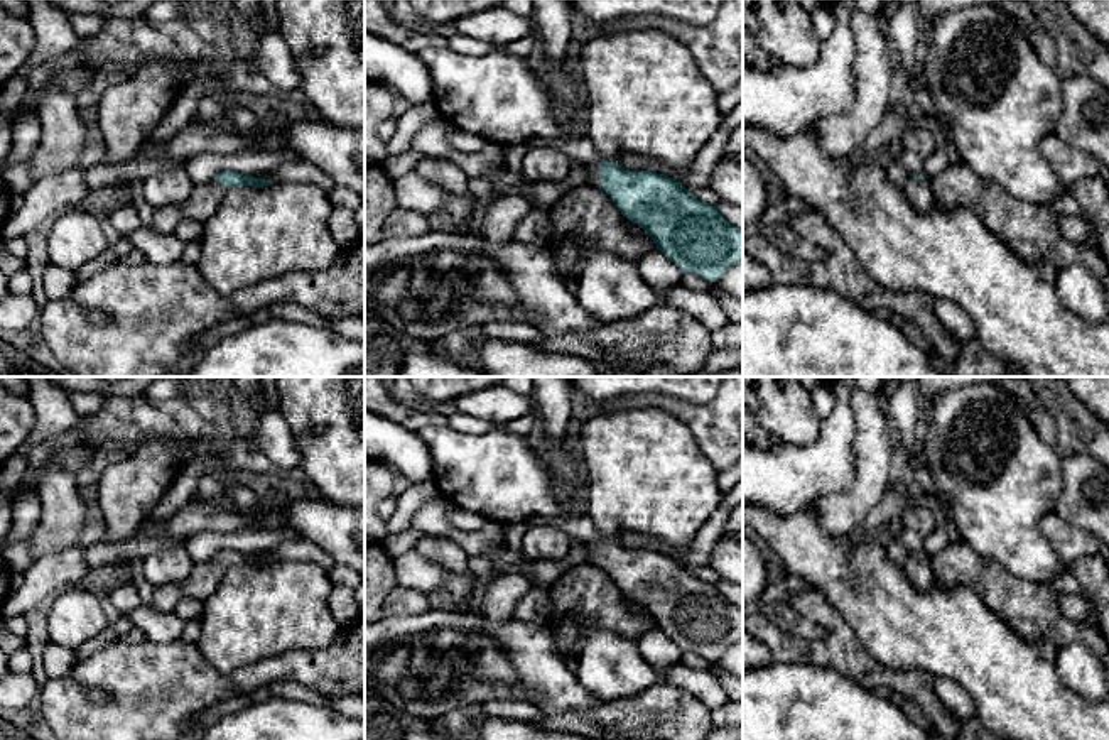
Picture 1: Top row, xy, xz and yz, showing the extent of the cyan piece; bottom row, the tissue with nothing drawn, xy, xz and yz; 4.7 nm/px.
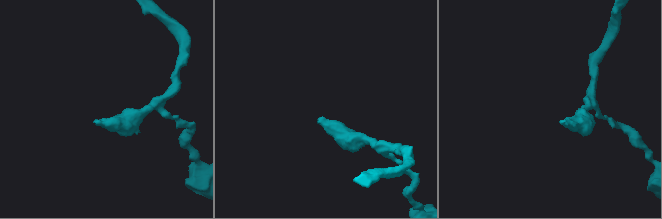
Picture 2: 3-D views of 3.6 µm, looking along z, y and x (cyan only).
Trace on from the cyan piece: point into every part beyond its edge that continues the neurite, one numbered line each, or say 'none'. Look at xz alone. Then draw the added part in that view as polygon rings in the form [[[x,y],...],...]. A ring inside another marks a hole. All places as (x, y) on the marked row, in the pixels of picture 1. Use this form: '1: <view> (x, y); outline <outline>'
1: xz (593, 176); outline [[[599,162],[587,164],[587,171],[589,171],[589,172],[587,172],[587,181],[586,181],[586,184],[596,186],[596,188],[599,188],[599,186],[603,184],[603,179],[601,179],[598,169],[599,169]]]

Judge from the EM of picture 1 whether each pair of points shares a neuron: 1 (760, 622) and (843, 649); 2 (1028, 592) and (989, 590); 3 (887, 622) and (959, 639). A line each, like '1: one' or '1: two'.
1: one
2: one
3: one

